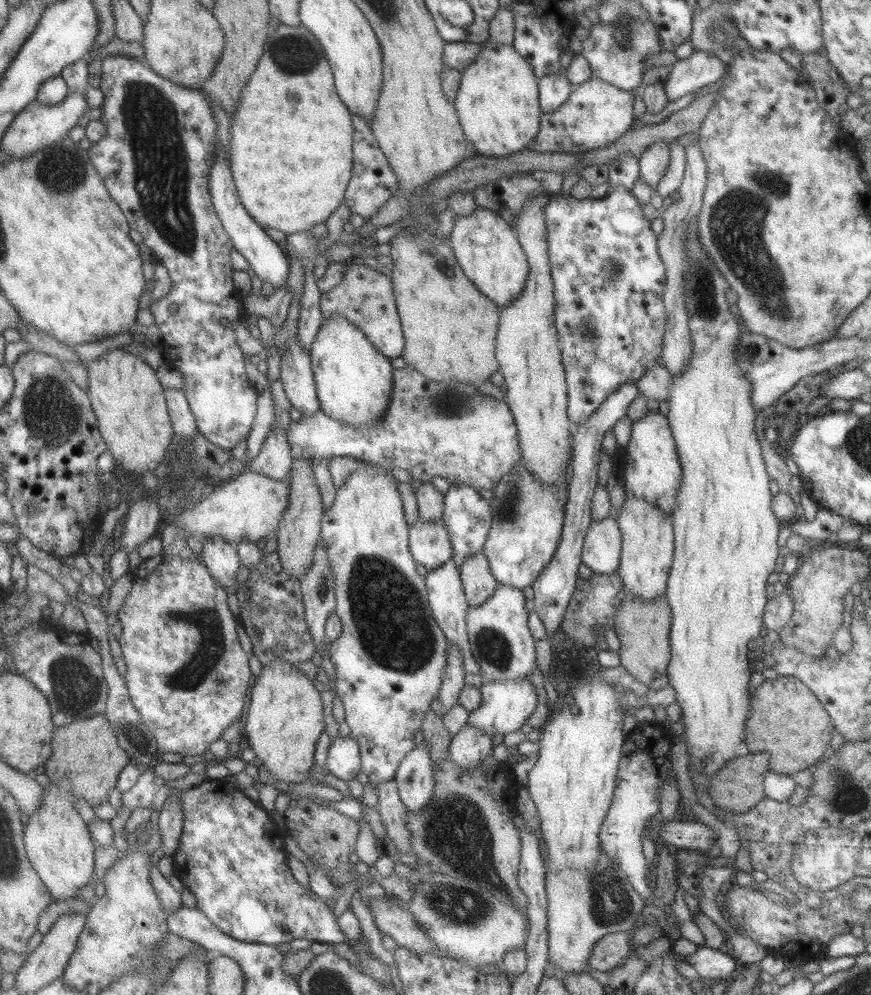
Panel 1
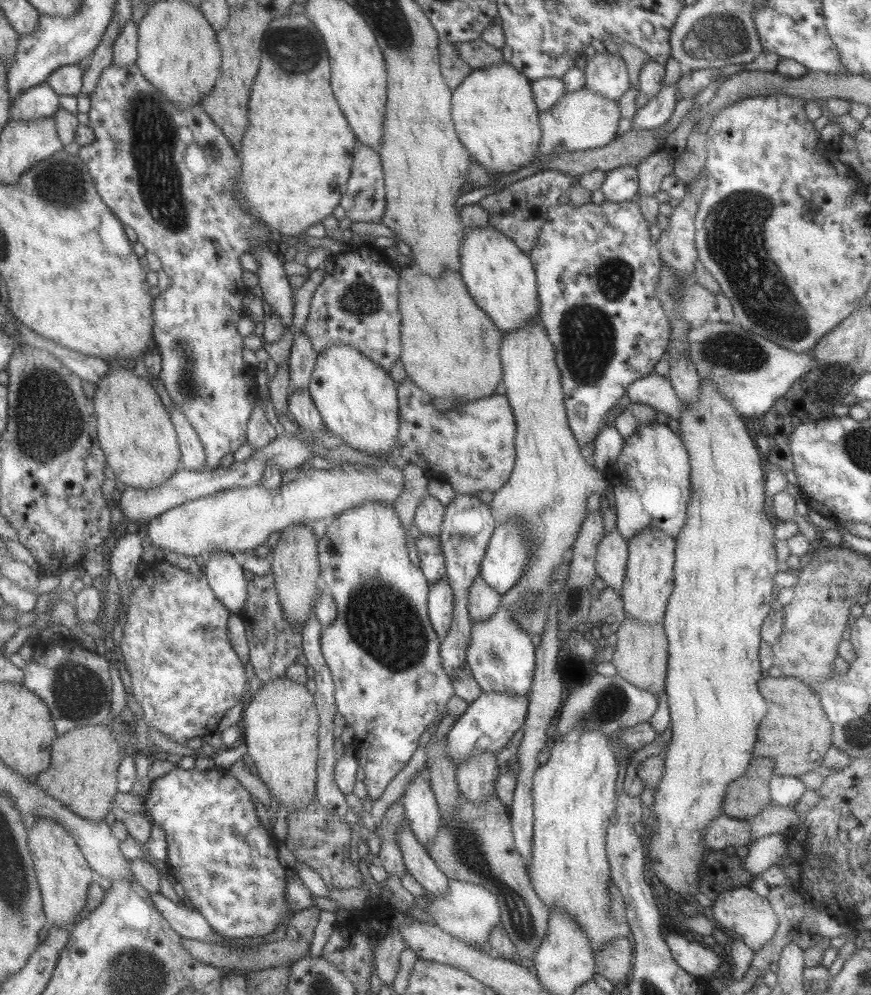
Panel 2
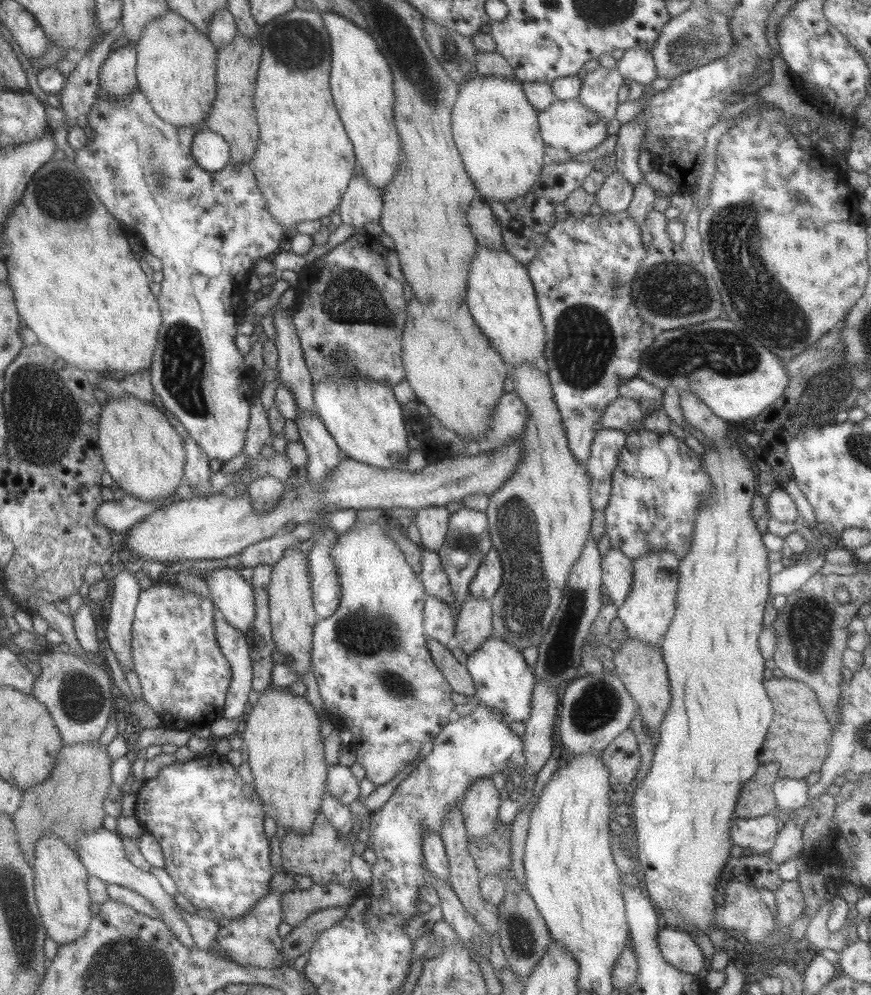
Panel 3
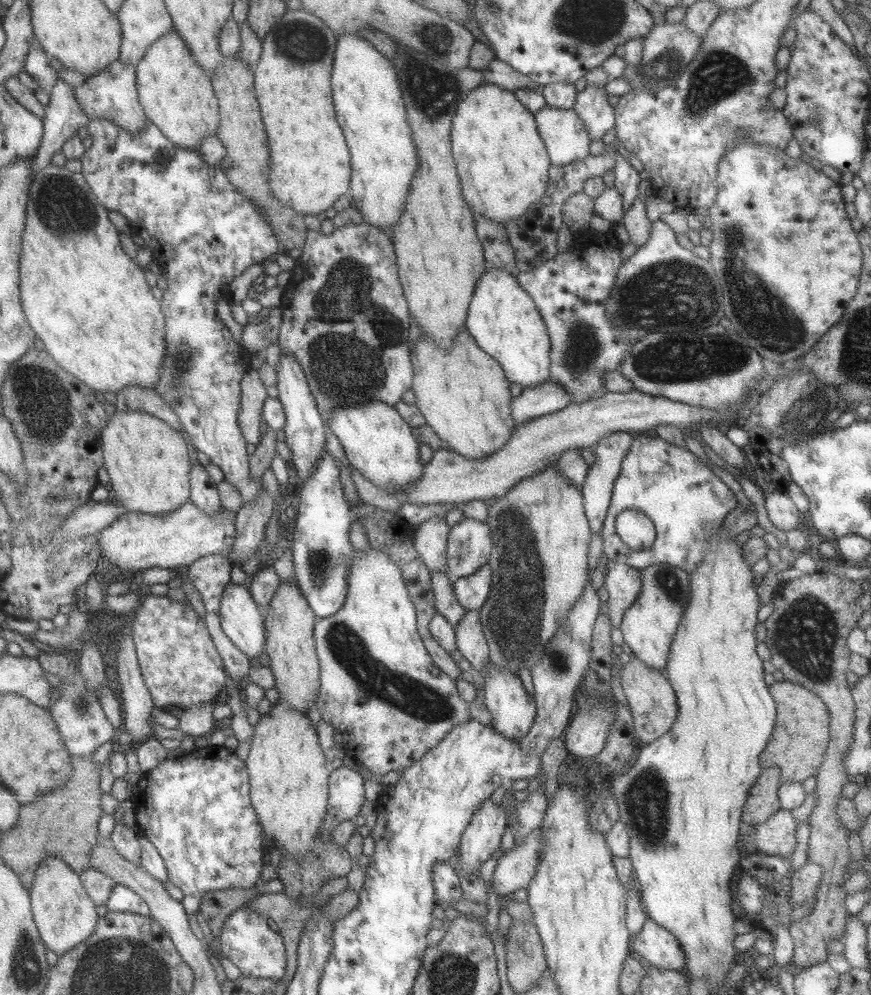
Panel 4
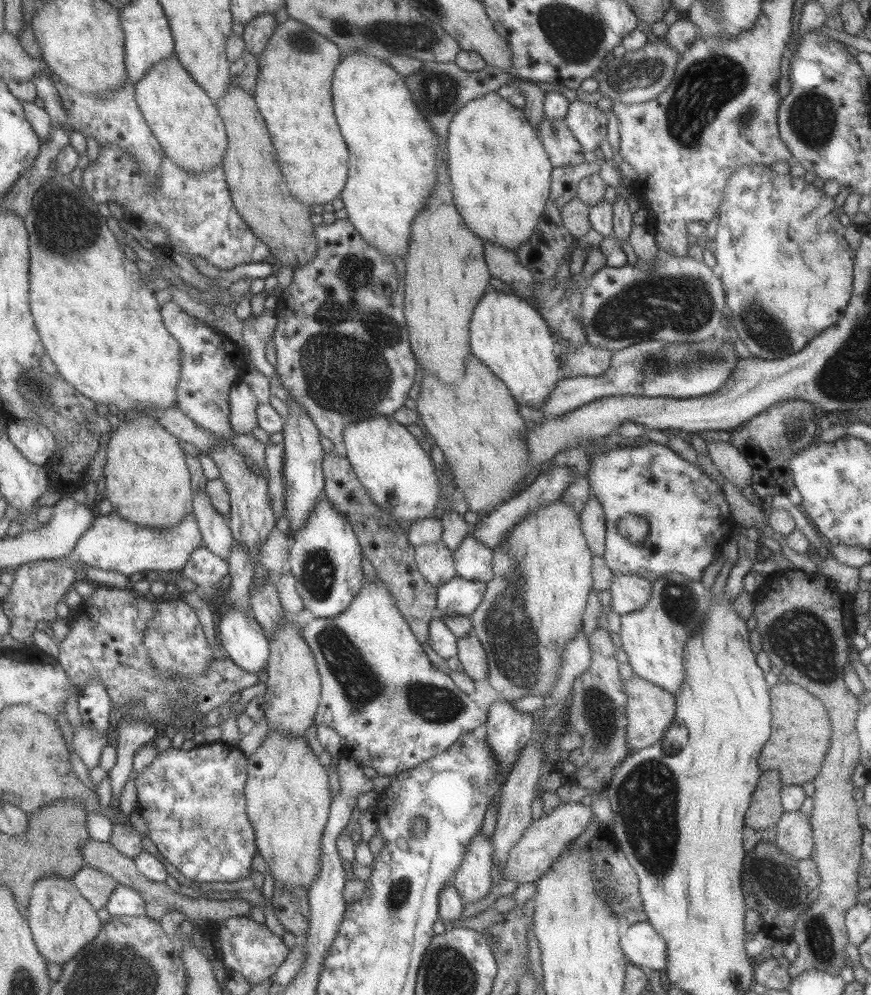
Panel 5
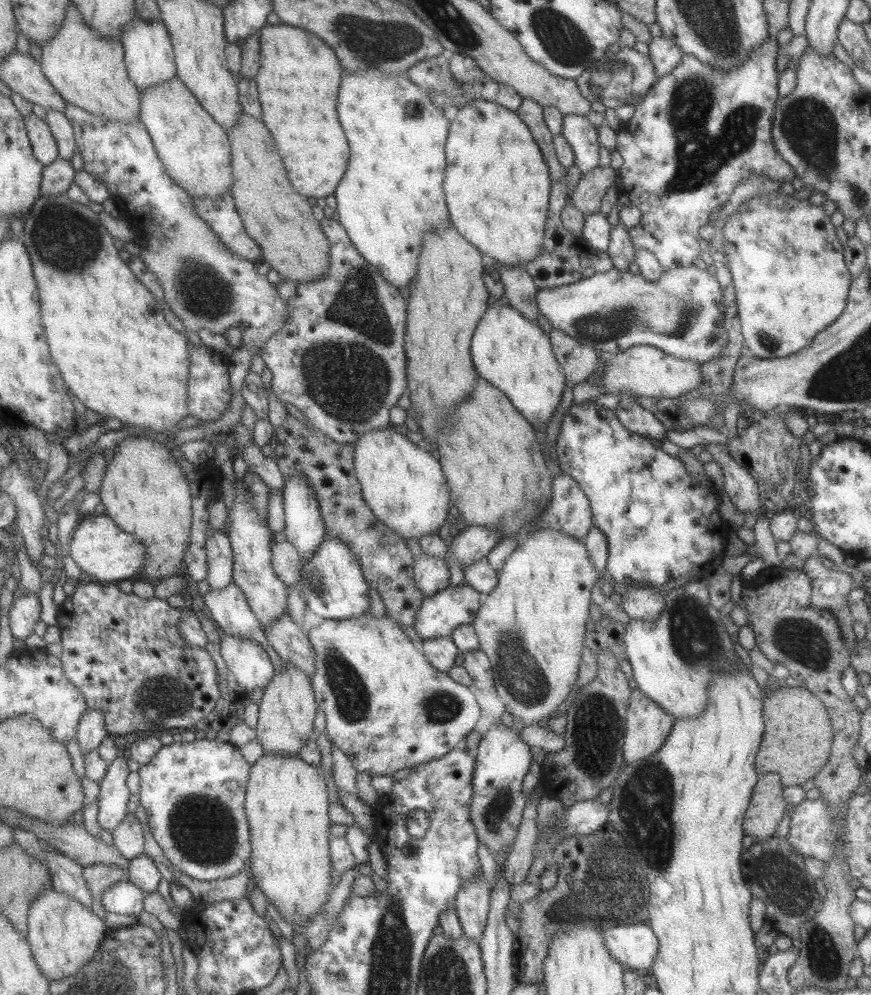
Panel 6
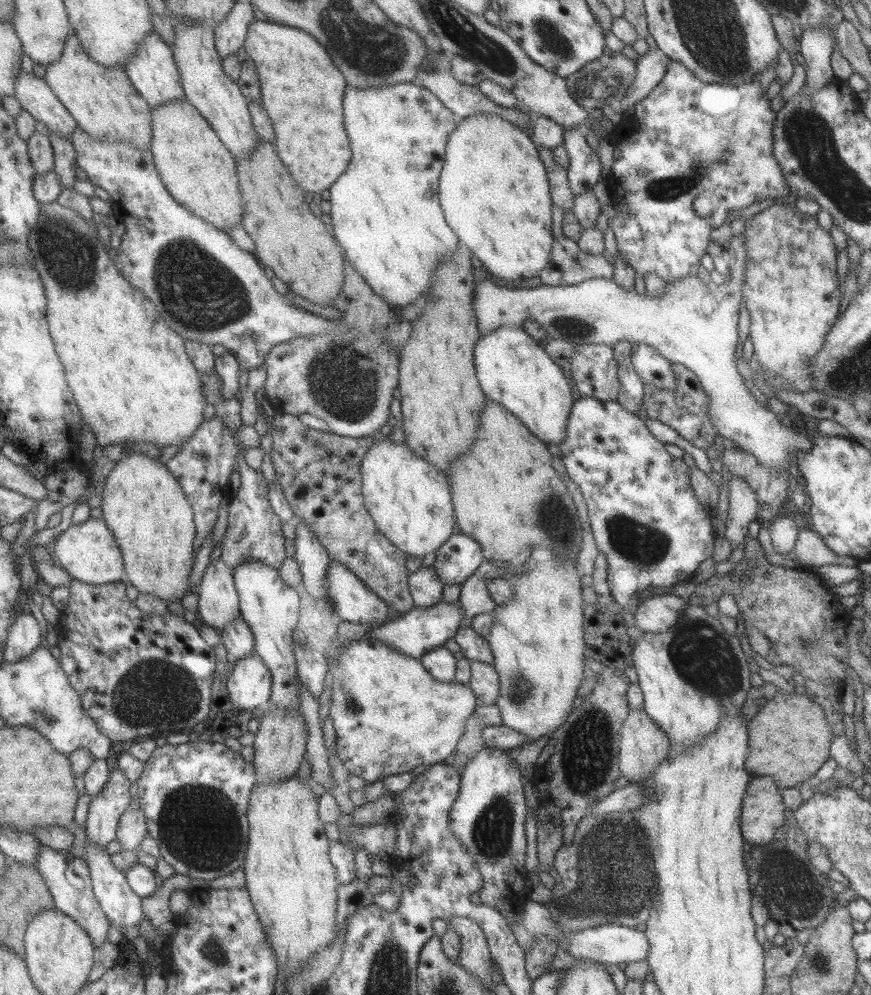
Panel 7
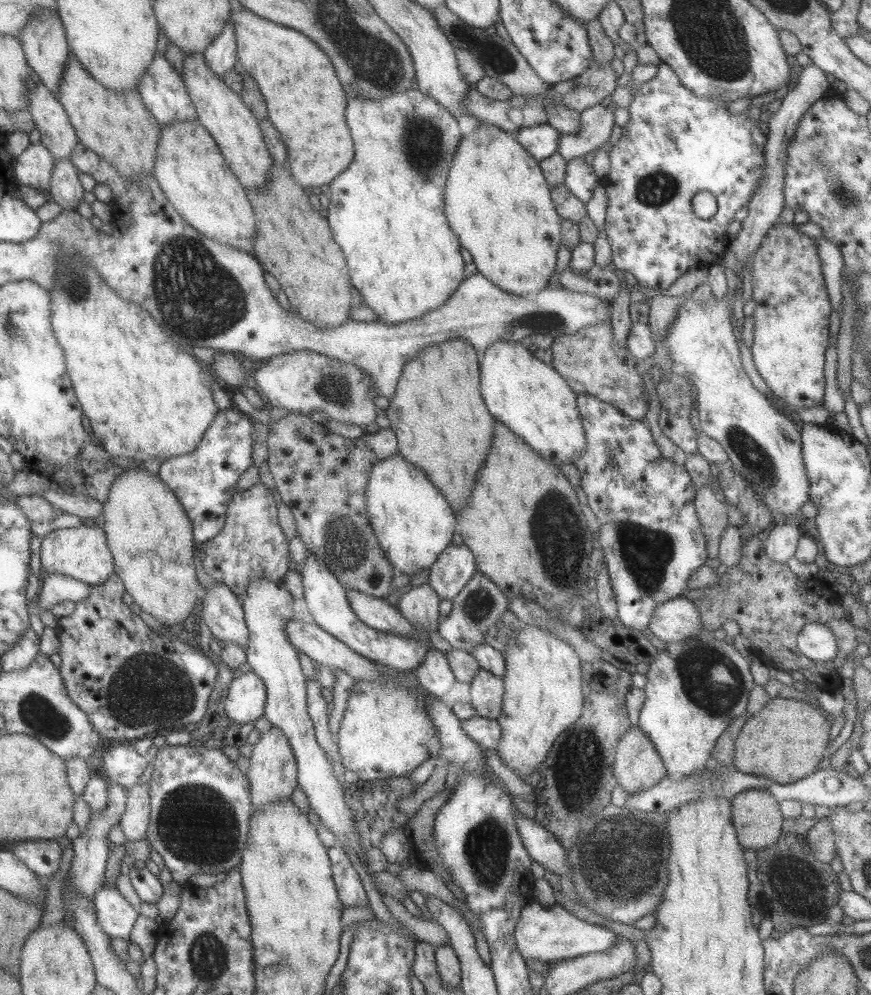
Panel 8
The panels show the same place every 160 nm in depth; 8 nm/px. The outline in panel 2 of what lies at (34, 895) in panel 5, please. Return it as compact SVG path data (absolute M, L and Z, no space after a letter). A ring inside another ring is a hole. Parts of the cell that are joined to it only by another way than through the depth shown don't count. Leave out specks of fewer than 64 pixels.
M39 817L27 826L27 829L26 843L30 850L36 882L41 893L43 915L45 915L48 928L72 924L77 914L85 908L86 895L96 875L89 869L73 837L67 834L63 826Z

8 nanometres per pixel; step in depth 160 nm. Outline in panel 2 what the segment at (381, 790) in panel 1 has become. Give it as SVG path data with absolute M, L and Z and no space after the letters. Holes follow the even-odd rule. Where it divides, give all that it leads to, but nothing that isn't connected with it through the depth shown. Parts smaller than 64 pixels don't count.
M406 820L400 822L396 835L406 872L424 888L428 897L447 895L448 879L436 868L435 862L415 838Z

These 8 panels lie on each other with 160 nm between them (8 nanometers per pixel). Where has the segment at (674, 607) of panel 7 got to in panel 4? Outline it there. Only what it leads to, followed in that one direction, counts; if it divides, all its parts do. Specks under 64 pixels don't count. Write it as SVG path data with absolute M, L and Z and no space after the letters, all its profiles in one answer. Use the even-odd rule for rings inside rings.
M609 560L605 565L602 594L608 606L612 627L618 628L625 611L635 602L641 590L640 570Z

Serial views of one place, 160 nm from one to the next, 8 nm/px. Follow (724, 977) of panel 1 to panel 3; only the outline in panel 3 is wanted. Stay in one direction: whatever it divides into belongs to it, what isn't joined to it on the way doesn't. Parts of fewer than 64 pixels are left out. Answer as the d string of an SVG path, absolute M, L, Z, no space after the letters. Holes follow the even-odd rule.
M661 925L657 930L657 947L667 964L683 972L699 976L707 963L689 934Z

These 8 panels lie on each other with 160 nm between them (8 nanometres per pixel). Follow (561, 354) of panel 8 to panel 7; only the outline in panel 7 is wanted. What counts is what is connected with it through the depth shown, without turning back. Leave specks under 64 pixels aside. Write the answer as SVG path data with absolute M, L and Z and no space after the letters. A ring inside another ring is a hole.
M572 344L573 354L568 358L575 393L601 400L617 401L619 379L612 347L606 344Z

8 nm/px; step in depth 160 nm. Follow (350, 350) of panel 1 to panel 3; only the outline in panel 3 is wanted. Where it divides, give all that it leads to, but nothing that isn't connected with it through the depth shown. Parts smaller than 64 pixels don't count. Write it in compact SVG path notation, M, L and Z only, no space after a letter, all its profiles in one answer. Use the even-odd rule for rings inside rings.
M334 376L322 380L321 383L313 385L313 404L315 413L321 423L325 426L329 435L333 438L340 451L347 455L348 459L357 463L383 470L406 470L407 456L407 432L403 424L403 414L401 414L401 404L396 402L392 389L387 389L379 383L364 378L346 378L338 380Z

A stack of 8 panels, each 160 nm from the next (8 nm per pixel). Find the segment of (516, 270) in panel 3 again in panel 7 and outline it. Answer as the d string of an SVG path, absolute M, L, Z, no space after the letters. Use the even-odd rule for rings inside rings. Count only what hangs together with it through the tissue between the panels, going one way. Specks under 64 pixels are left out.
M500 326L487 334L481 334L473 349L473 360L479 387L485 399L513 414L542 443L559 445L564 441L565 425L575 400L575 390L569 388L561 367L547 356L544 347L533 340L522 327Z

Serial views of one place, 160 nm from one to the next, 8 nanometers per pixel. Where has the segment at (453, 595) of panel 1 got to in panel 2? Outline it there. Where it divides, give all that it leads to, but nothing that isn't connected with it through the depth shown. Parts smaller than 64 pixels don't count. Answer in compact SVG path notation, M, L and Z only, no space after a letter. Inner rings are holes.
M445 576L441 580L428 583L428 619L439 641L447 634L451 624L452 600L453 593Z

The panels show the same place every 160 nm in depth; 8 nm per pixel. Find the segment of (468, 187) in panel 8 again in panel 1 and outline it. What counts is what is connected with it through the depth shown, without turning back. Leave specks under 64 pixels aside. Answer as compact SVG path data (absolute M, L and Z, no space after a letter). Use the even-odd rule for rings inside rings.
M488 39L481 43L481 53L462 70L458 91L452 105L462 133L479 155L504 157L528 148L540 125L537 78L523 57L511 45Z

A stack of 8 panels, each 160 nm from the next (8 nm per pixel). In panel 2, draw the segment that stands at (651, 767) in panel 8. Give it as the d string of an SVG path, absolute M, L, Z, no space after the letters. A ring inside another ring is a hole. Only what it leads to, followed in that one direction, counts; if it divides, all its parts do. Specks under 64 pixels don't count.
M626 617L615 632L616 645L610 662L617 671L617 675L629 684L644 690L649 694L661 694L664 690L667 672L666 660L668 646L662 622L659 624L645 624Z

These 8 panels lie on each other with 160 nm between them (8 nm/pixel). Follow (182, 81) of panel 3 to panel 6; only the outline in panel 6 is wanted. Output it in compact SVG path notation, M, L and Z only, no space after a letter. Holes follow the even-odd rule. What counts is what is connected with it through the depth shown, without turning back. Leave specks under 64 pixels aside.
M176 76L141 90L138 120L149 133L166 175L188 196L215 200L230 192L233 178L226 130L201 108L191 91Z

